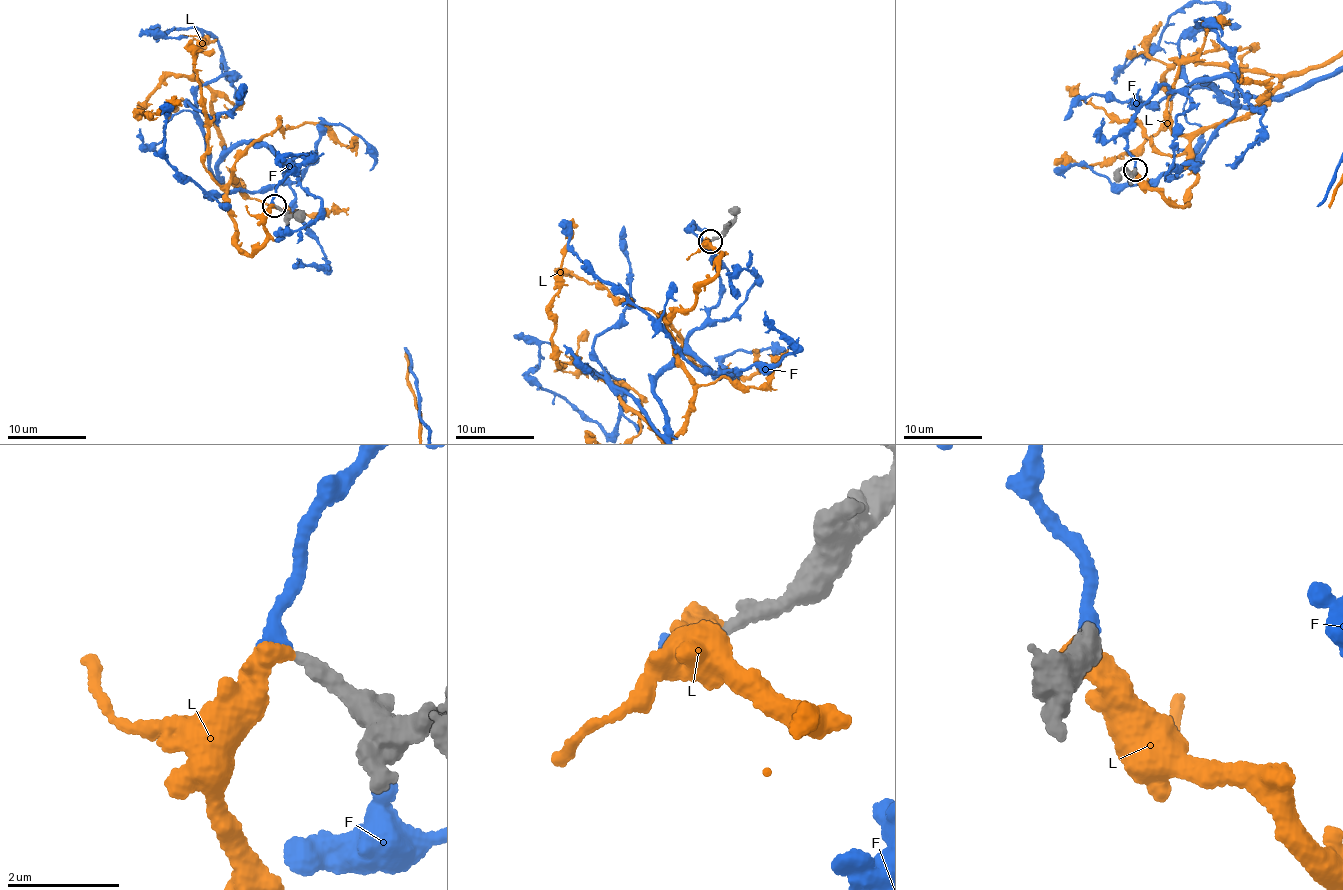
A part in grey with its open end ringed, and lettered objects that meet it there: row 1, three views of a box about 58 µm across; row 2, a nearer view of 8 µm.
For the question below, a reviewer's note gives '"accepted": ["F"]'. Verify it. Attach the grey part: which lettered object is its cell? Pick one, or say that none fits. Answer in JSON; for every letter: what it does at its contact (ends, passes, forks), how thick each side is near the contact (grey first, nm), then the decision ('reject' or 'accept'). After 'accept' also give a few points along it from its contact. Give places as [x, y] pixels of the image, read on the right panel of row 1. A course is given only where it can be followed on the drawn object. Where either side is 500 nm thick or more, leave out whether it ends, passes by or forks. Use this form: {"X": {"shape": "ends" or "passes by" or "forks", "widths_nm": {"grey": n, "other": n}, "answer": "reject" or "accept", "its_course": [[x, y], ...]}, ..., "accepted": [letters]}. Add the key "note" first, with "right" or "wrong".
{"note": "right", "F": {"shape": "ends", "widths_nm": {"grey": 280, "other": 280}, "answer": "accept"}, "L": {"shape": "ends", "widths_nm": {"grey": 280, "other": 420}, "answer": "reject"}, "accepted": ["F"]}

